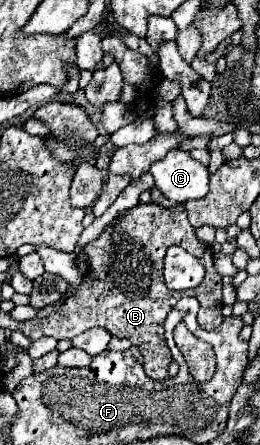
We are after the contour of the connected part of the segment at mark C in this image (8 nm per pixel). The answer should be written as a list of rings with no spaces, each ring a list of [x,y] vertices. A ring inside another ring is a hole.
[[[174,150],[150,166],[156,188],[172,202],[204,198],[208,194],[208,168],[192,160],[188,152]]]

